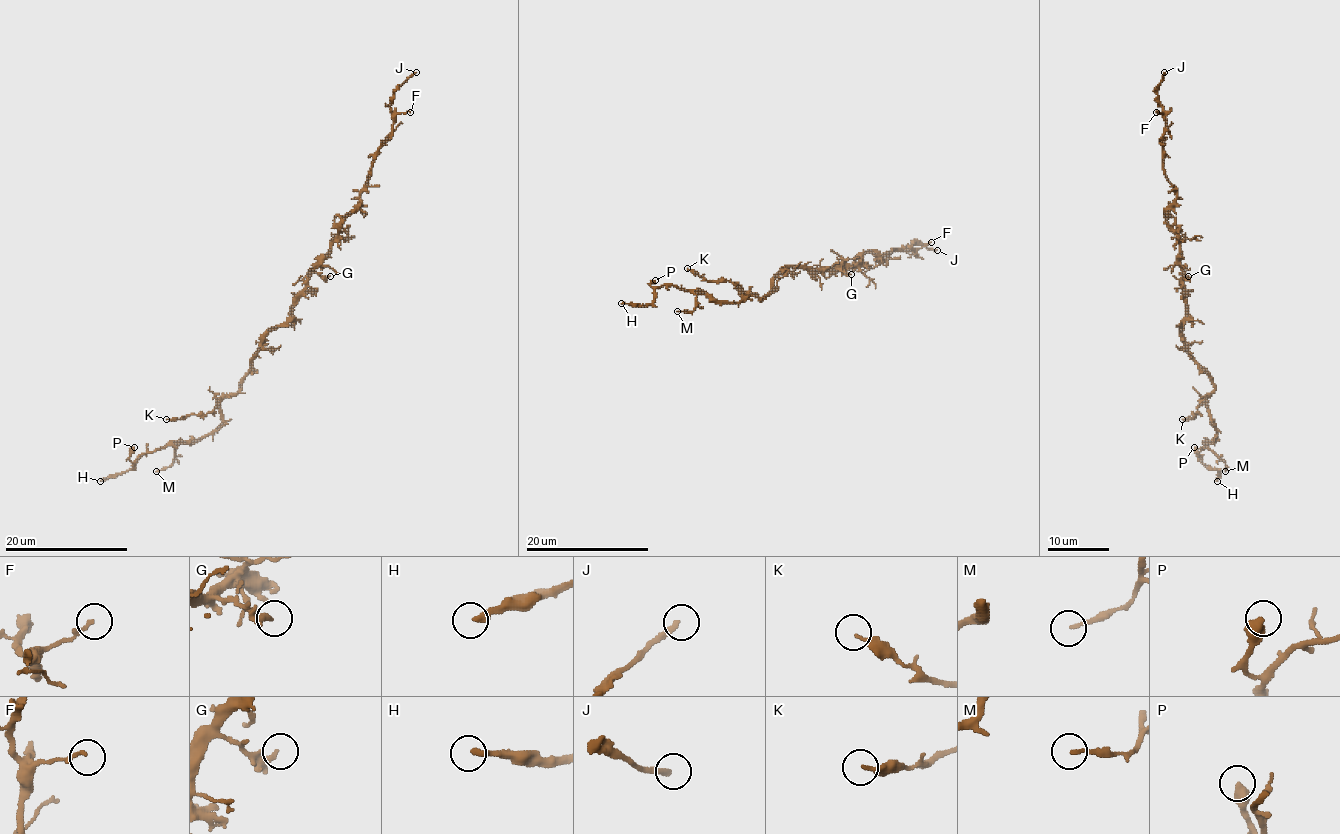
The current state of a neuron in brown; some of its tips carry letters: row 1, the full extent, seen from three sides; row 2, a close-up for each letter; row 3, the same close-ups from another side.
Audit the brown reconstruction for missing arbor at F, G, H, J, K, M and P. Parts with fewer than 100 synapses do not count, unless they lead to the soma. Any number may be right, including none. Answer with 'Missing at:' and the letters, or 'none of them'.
Missing at: J

